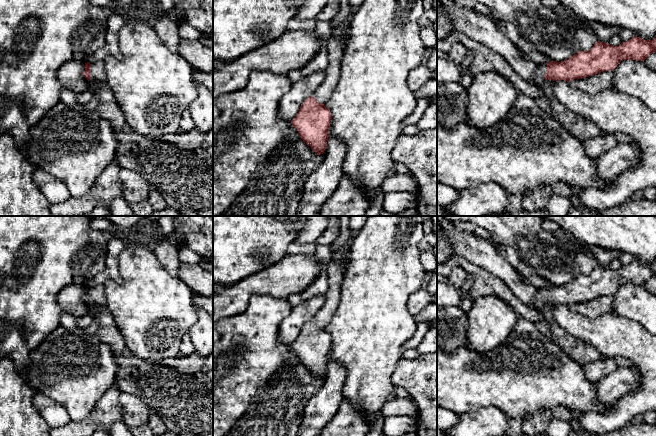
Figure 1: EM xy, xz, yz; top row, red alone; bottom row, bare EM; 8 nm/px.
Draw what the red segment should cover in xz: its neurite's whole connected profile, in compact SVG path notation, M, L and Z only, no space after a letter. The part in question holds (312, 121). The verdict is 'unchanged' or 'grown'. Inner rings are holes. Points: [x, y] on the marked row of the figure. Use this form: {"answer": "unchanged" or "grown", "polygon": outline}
{"answer": "grown", "polygon": "M349 0L351 16L344 30L332 28L328 41L329 65L325 70L325 78L315 93L301 105L291 123L297 129L299 136L317 154L323 154L329 138L331 111L324 104L331 98L332 92L339 81L341 63L344 51L350 38L350 23L353 14L362 6L365 0Z"}

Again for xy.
{"answer": "grown", "polygon": "M97 61L95 63L85 63L85 70L83 72L84 77L93 84L105 84L106 83L106 70L103 61Z"}

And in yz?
{"answer": "grown", "polygon": "M634 36L619 46L598 41L590 51L579 51L561 62L550 61L537 65L535 81L529 83L541 88L545 80L570 82L604 71L613 71L622 60L644 61L654 52L656 38L644 40Z"}

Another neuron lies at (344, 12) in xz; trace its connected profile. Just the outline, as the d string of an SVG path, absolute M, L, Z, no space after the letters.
M340 0L339 10L331 21L332 28L344 30L345 24L351 16L351 6L349 0Z

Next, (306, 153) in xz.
M300 136L276 147L257 166L249 185L235 202L219 216L297 216L308 176L324 160L326 149L318 155Z

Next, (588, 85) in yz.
M604 71L597 75L574 79L569 84L590 95L596 95L603 90L616 90L613 84L613 71Z

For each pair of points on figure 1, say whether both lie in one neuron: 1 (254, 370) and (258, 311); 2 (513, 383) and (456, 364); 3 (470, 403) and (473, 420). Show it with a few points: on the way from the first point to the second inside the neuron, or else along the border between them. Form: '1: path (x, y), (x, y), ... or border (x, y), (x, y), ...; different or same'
1: path (254, 355), (254, 338), (258, 334), (258, 326); same
2: path (499, 379), (470, 378); same
3: border (494, 406), (480, 407), (458, 415); different

